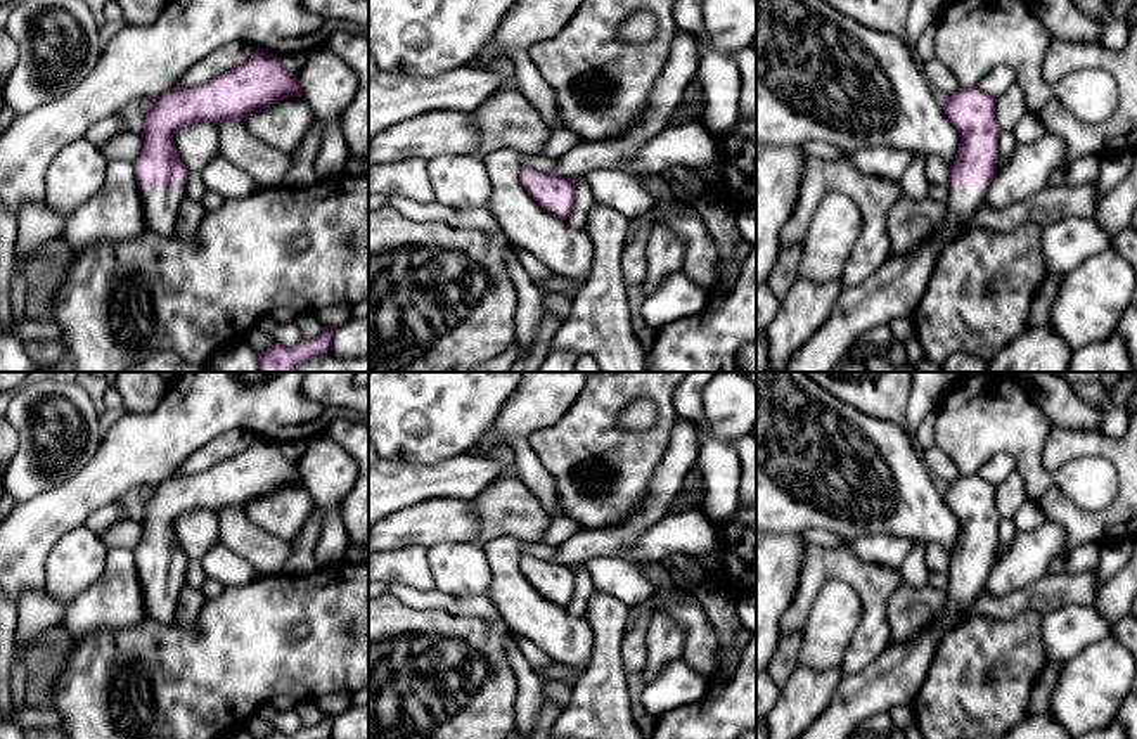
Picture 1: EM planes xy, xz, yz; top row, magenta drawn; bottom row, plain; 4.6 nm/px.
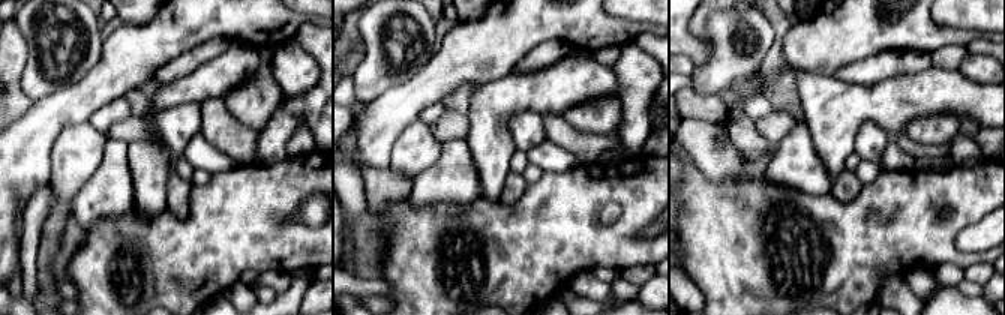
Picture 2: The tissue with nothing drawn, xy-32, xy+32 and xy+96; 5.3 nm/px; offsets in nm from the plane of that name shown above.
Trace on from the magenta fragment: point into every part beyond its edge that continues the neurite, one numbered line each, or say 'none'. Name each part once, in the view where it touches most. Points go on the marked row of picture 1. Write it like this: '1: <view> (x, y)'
1: xy (161, 205)

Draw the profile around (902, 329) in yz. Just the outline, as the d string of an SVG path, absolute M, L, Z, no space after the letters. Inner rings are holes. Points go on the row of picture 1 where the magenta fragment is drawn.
M895 318L890 324L895 341L905 343L915 336L912 318Z

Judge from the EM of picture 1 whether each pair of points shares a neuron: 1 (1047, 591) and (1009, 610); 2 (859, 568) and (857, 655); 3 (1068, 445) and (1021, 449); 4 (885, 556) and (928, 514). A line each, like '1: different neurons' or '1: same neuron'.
1: same neuron
2: same neuron
3: different neurons
4: different neurons

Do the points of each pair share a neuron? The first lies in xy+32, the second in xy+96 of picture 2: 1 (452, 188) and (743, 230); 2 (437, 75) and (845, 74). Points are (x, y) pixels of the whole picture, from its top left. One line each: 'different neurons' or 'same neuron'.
1: different neurons
2: different neurons

